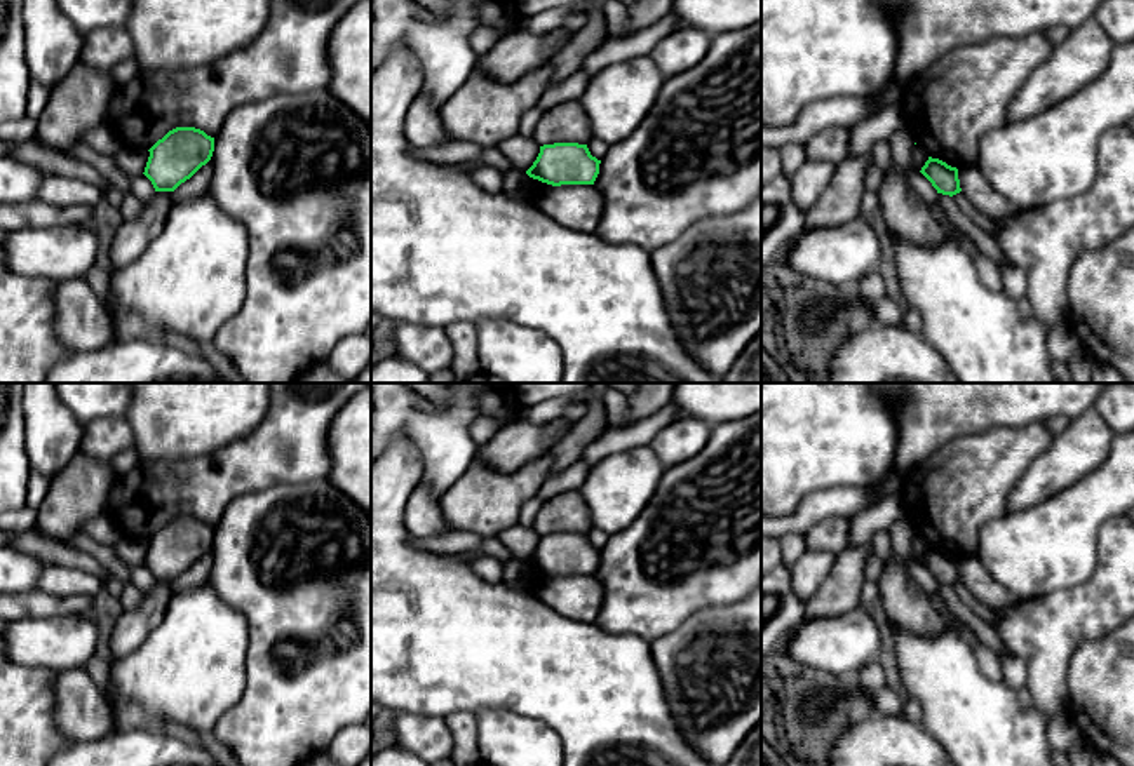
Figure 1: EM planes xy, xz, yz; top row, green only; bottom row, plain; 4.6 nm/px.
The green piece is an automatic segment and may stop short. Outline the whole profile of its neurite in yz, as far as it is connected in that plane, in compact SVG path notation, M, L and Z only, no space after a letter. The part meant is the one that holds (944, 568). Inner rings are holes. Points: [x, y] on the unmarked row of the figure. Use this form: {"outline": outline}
{"outline": "M928 547L920 562L932 573L937 583L953 587L962 581L958 559L939 548Z"}

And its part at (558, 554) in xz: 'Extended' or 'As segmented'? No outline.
As segmented

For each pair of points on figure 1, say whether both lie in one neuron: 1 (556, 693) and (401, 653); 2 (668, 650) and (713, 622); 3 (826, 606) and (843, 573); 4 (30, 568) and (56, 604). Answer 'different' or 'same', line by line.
1: same
2: same
3: same
4: different

